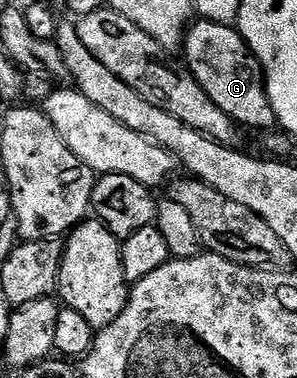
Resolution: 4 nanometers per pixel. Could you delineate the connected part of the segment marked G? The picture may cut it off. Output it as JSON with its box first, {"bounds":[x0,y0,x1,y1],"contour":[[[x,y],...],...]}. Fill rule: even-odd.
{"bounds":[181,19,276,131],"contour":[[[202,19],[196,20],[187,30],[187,39],[183,43],[181,53],[182,56],[187,56],[186,68],[190,69],[197,83],[205,87],[209,99],[213,99],[213,103],[217,103],[217,107],[221,107],[225,115],[232,117],[236,125],[240,127],[248,125],[251,129],[267,129],[266,131],[276,128],[275,112],[273,103],[269,103],[267,80],[263,77],[263,68],[253,55],[253,51],[245,43],[245,39],[239,34],[238,28]]]}

